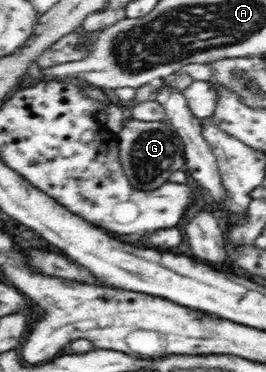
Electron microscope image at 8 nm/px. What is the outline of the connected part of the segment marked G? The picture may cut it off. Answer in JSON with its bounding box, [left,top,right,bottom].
[118,119,184,191]

